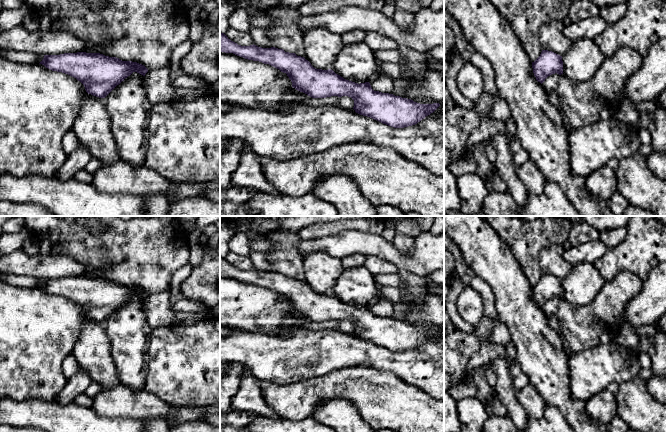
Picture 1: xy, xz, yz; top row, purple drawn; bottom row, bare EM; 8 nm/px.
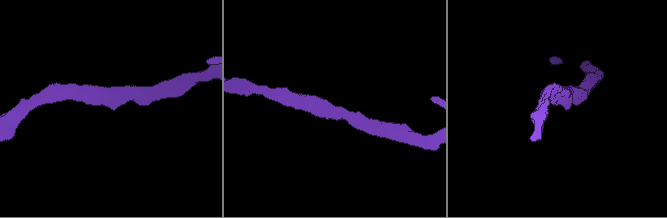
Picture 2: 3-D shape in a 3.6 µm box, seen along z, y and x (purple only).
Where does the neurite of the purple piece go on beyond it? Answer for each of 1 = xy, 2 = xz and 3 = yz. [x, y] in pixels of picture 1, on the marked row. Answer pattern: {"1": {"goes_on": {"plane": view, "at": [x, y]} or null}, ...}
{"1": {"goes_on": null}, "2": {"goes_on": null}, "3": {"goes_on": null}}

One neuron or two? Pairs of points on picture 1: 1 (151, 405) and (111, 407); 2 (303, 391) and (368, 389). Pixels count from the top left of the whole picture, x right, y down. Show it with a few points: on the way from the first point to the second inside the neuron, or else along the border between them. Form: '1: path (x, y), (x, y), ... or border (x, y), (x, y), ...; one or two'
1: path (141, 405), (121, 405); one
2: path (319, 389), (352, 389); one

